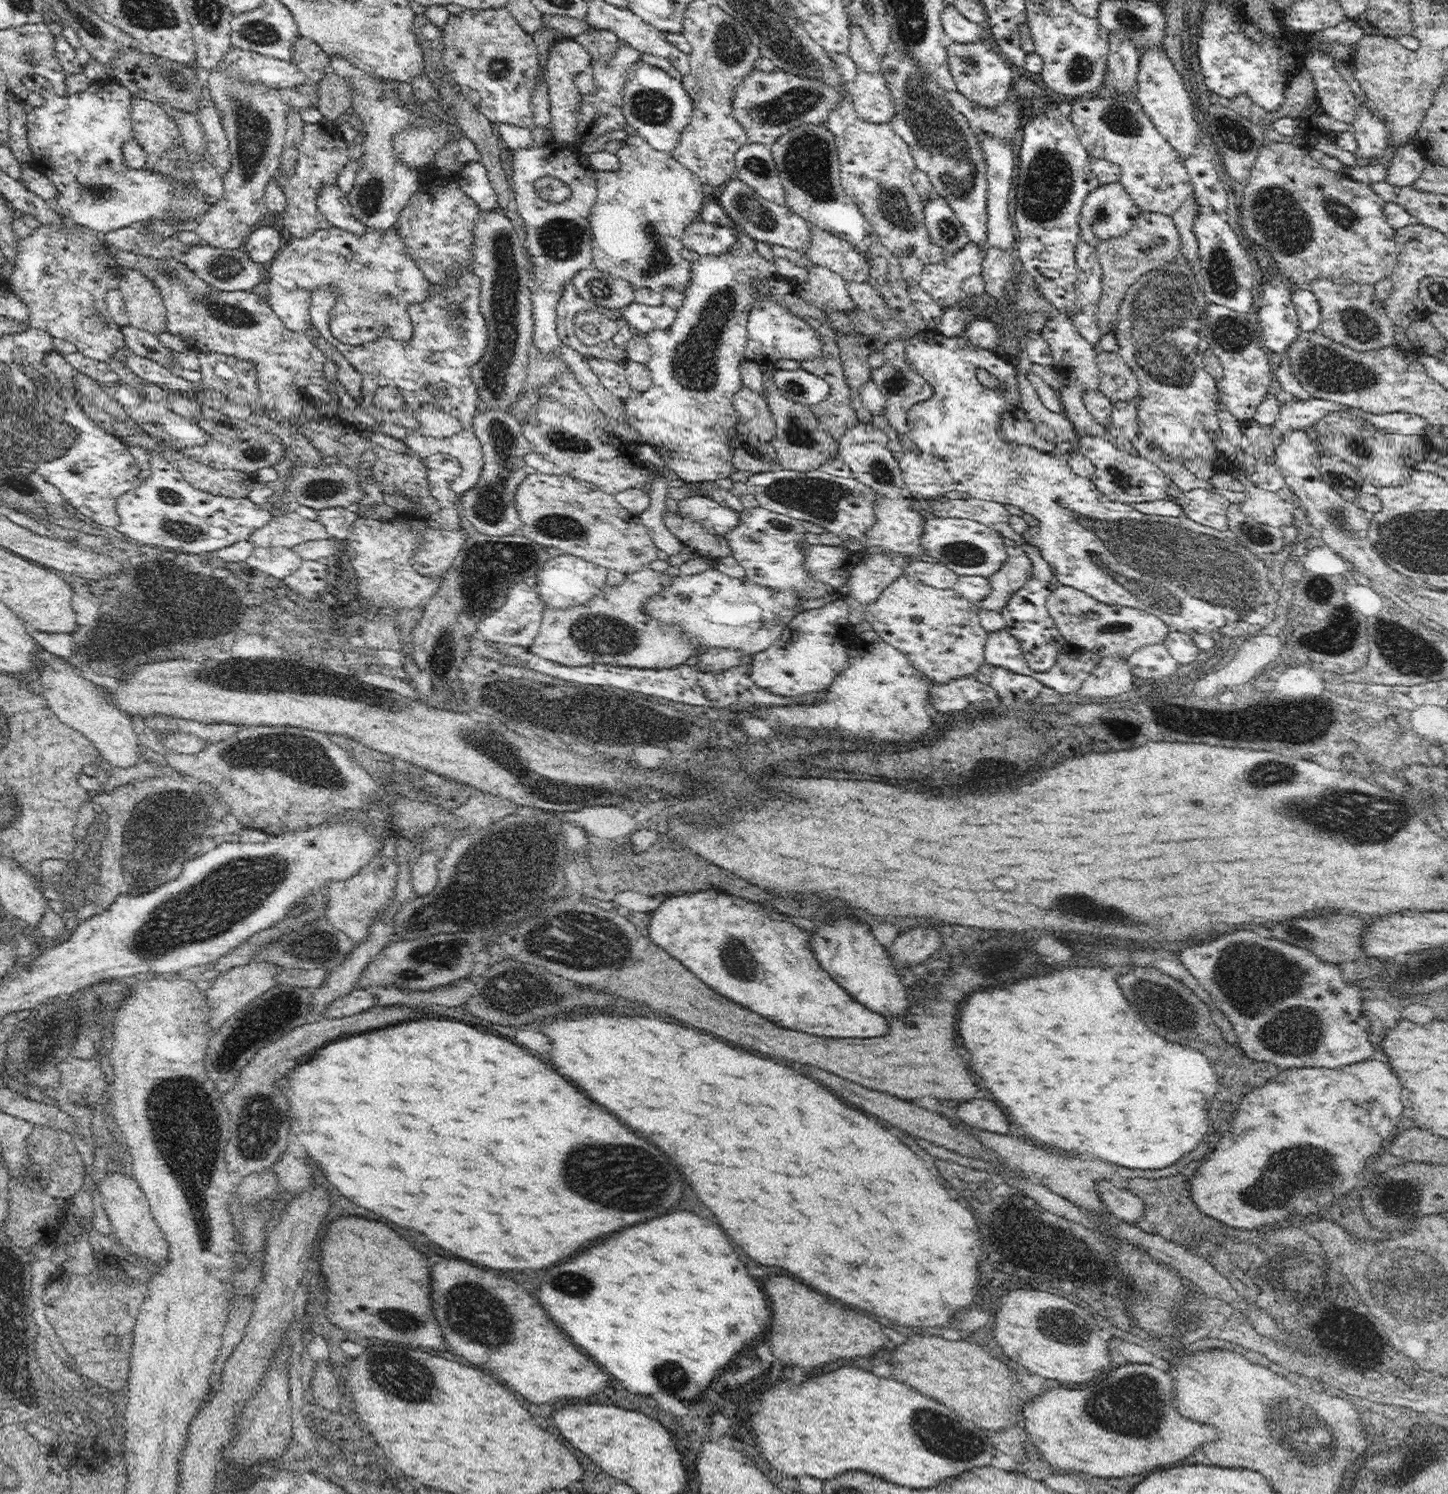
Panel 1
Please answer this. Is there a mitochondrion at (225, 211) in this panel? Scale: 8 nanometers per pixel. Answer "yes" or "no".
no

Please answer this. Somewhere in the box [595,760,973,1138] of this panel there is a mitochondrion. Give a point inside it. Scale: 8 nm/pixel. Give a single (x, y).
(736, 958)

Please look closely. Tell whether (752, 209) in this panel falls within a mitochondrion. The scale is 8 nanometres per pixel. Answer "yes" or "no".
yes

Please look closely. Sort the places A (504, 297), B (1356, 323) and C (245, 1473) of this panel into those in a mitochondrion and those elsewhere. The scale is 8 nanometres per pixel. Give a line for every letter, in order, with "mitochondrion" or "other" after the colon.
A: mitochondrion
B: mitochondrion
C: other

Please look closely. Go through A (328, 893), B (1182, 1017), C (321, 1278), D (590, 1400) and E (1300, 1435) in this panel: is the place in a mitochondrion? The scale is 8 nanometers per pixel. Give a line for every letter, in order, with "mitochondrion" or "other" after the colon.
A: other
B: mitochondrion
C: other
D: other
E: mitochondrion

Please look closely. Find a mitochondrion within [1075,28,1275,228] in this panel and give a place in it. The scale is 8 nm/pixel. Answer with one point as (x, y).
(1120, 119)

